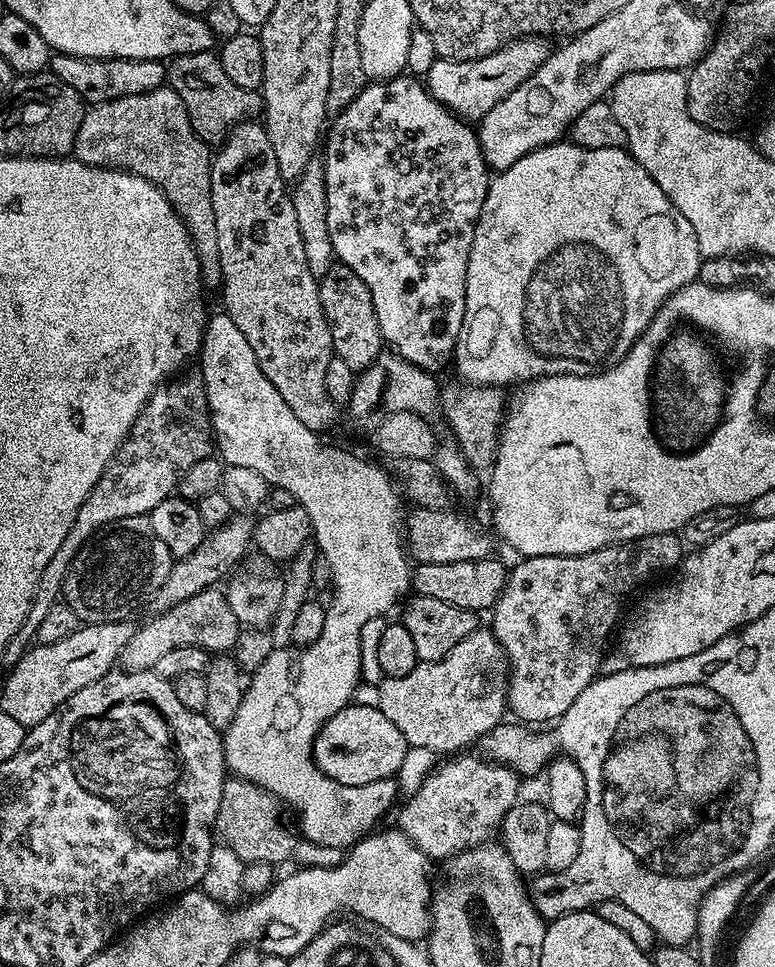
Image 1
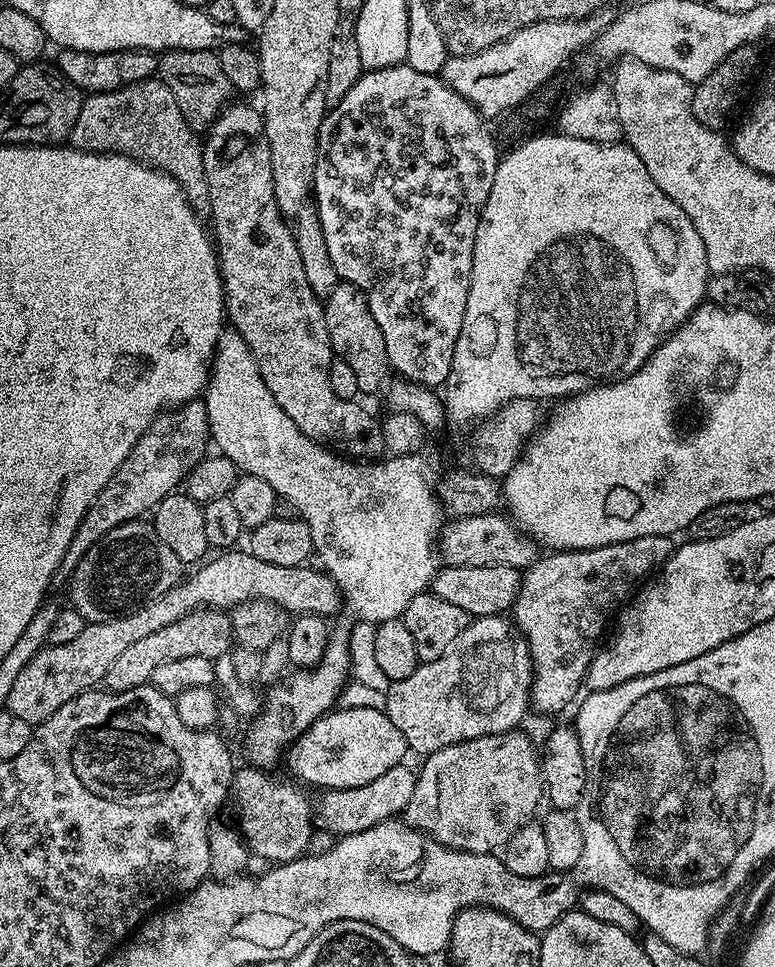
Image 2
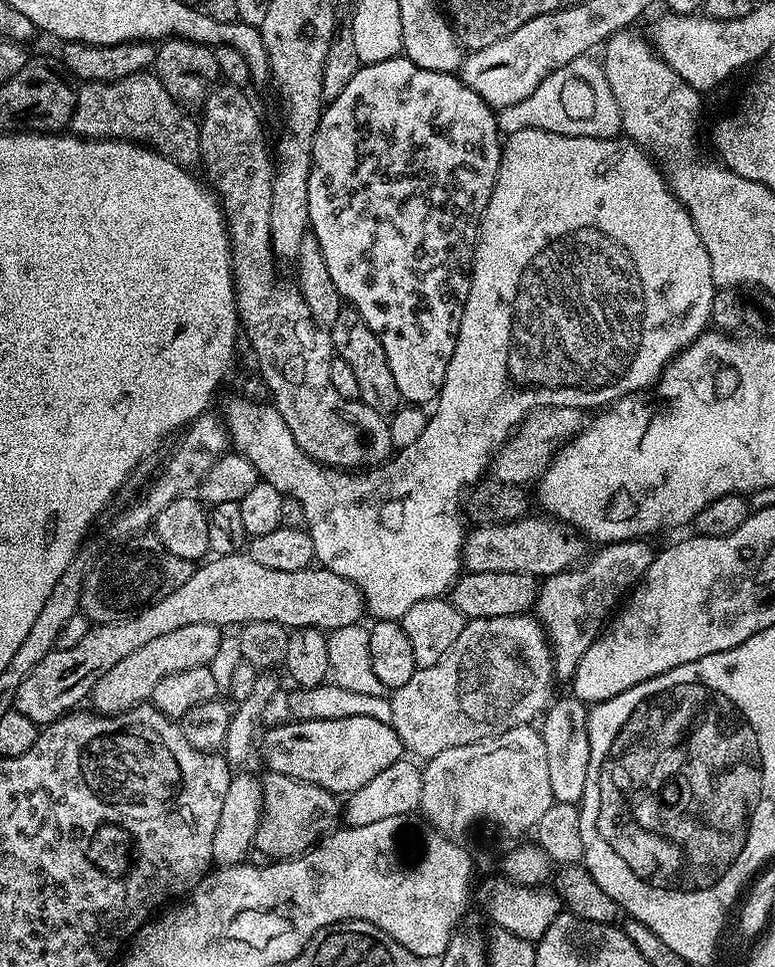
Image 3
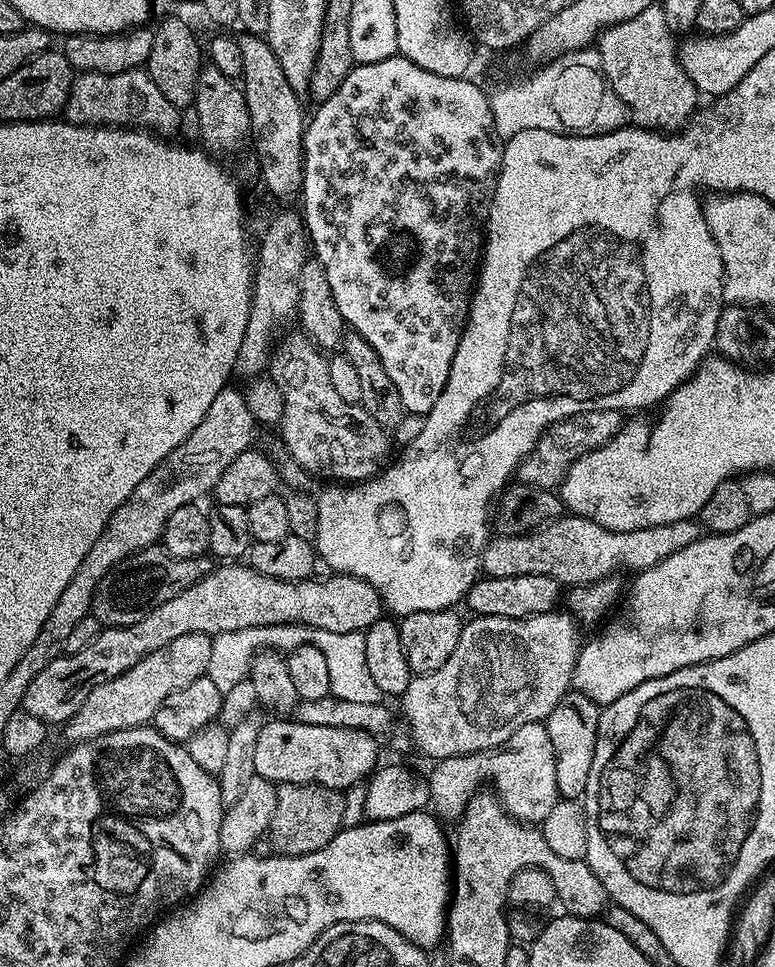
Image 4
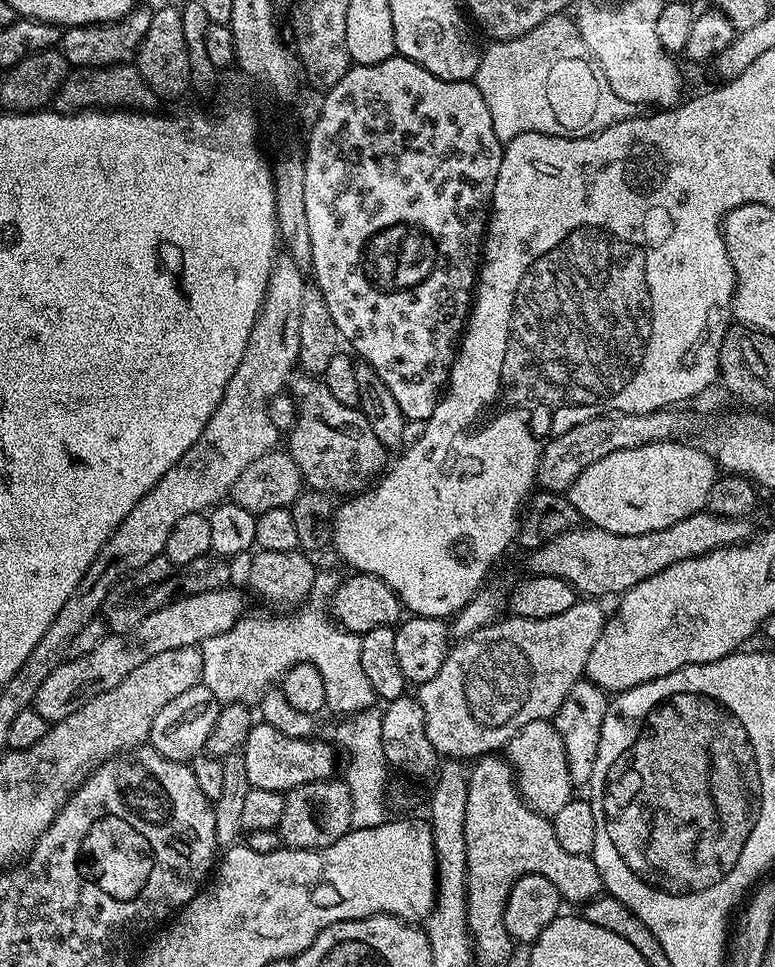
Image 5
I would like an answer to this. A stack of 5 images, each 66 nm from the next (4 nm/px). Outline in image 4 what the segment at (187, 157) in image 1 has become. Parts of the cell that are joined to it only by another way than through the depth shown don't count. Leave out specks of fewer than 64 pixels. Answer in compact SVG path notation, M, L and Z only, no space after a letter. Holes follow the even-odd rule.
M135 68L113 76L110 74L94 74L93 72L79 73L70 86L70 94L62 116L70 124L111 126L113 128L134 128L139 126L141 129L161 138L172 138L175 137L172 135L180 128L182 112L181 109L174 106L174 102L170 102L170 98L166 98L166 94L162 94L162 90L158 90L158 86L154 86L148 71L144 68Z

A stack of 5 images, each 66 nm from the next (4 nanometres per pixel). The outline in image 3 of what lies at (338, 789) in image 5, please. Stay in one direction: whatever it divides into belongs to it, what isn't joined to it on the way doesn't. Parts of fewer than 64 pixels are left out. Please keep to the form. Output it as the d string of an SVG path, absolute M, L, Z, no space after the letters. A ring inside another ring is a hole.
M269 771L260 776L260 785L264 801L260 824L256 827L254 848L255 851L266 854L269 861L303 857L305 852L317 847L318 841L327 837L341 819L342 804L341 801L340 804L336 801L339 800L337 793L328 792L322 786Z

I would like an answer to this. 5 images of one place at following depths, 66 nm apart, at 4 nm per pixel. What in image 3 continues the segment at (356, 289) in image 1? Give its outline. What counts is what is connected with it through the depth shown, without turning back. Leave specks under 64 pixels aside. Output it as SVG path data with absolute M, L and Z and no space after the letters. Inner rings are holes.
M351 306L341 307L338 318L330 325L332 351L342 362L350 365L354 375L358 377L360 400L370 406L375 412L391 414L401 407L402 397L394 382L394 374L390 374L390 362L386 362L386 350L382 350L382 342L378 342L378 334L362 322L362 318Z

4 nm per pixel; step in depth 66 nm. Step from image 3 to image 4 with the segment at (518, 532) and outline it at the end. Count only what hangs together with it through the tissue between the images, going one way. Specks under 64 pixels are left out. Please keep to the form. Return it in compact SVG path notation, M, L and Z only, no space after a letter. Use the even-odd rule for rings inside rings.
M565 514L527 534L500 534L497 540L496 537L489 539L484 548L482 572L485 577L492 578L548 575L564 586L597 584L602 578L620 574L623 568L629 574L645 572L650 566L662 562L662 558L670 558L674 550L690 546L690 542L700 539L701 535L701 525L695 519L615 532L598 526L598 522L590 518Z

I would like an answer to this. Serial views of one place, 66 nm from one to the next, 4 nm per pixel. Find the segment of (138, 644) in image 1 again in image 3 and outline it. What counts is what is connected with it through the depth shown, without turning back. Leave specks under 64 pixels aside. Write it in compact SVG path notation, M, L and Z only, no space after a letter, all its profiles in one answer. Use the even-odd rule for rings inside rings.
M191 624L181 626L171 634L162 634L146 642L146 646L138 646L134 654L126 654L122 662L118 662L98 682L90 693L90 704L95 711L106 715L115 716L117 712L128 712L137 704L151 701L154 688L162 678L170 674L178 674L182 670L203 668L211 665L214 654L218 654L218 646L222 639L221 629L215 624Z

